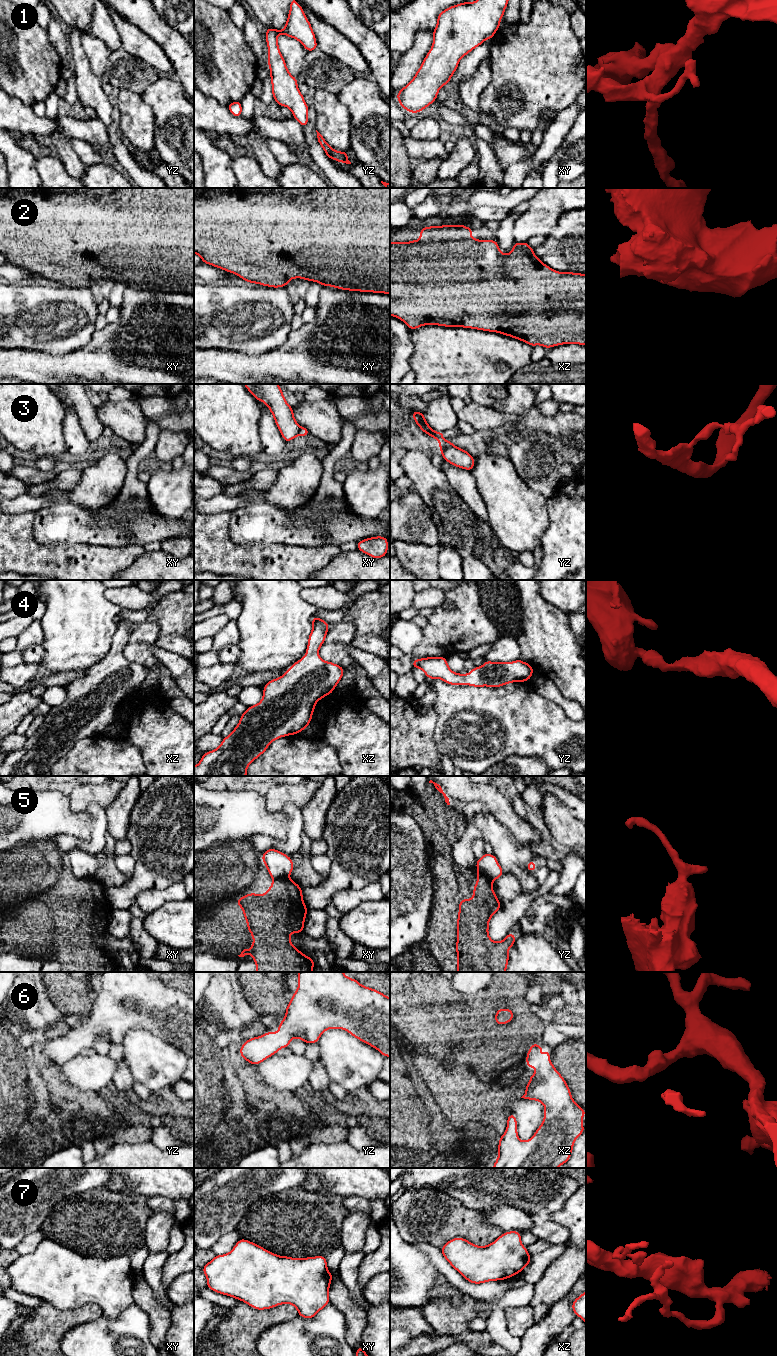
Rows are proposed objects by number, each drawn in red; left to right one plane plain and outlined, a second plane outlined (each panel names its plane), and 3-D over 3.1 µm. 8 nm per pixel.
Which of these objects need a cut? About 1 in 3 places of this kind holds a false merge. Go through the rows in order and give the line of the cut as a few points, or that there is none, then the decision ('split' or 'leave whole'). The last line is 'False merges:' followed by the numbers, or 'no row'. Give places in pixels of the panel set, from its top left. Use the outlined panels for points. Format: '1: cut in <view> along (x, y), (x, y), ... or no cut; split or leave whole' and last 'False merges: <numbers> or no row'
1: no cut; leave whole
2: no cut; leave whole
3: cut in yz along (434, 431), (430, 431), (427, 434); split
4: no cut; leave whole
5: cut in xy along (288, 876), (273, 878); split
6: no cut; leave whole
7: no cut; leave whole
False merges: 3, 5

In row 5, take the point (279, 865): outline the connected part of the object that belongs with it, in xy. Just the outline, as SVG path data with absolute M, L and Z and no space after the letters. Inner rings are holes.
M269 848L262 854L262 862L272 878L289 877L294 869L292 859L274 848Z

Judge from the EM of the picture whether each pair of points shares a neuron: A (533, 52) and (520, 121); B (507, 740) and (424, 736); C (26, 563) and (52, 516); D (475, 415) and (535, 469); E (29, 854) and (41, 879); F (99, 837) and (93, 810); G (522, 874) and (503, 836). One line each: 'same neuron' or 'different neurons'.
A: same neuron
B: different neurons
C: different neurons
D: different neurons
E: same neuron
F: same neuron
G: same neuron

